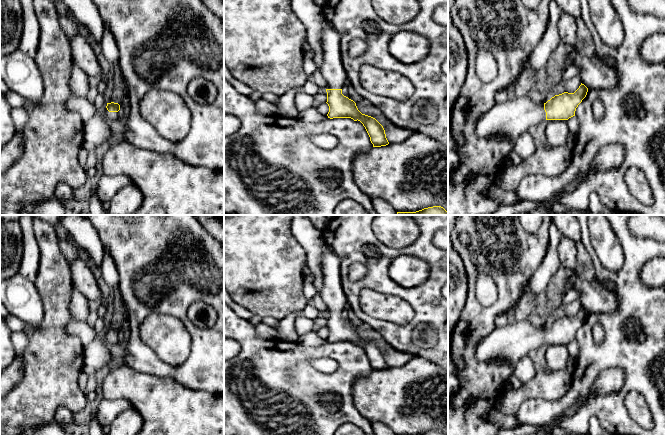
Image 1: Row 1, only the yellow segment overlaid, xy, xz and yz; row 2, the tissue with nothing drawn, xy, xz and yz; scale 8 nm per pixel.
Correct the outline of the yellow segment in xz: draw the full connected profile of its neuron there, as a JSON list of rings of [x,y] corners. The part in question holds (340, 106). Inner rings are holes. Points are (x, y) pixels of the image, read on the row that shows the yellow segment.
[[[323,20],[321,27],[323,48],[323,63],[320,67],[327,81],[328,118],[351,118],[360,121],[365,127],[373,147],[389,144],[383,126],[373,117],[362,114],[356,103],[342,94],[342,88],[347,83],[347,77],[340,53],[340,37],[331,24]]]

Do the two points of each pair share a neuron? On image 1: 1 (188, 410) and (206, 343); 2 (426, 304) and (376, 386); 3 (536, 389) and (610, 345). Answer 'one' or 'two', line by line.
1: two
2: two
3: two

